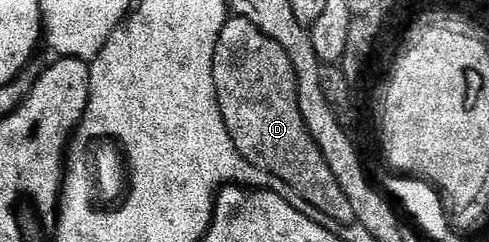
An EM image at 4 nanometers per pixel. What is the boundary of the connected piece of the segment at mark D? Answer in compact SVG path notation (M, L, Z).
M228 16L225 27L221 27L221 35L217 39L217 47L213 55L213 83L217 87L217 103L223 116L223 127L226 136L235 144L237 151L244 160L253 163L261 171L281 179L305 203L313 203L317 211L329 215L329 219L337 219L337 223L346 225L356 224L353 215L353 206L349 199L345 199L345 191L333 179L333 171L329 171L329 163L321 155L317 143L309 135L305 127L305 119L301 119L299 110L299 92L297 91L297 79L295 78L295 68L285 55L285 51L269 35L265 35L249 19Z

